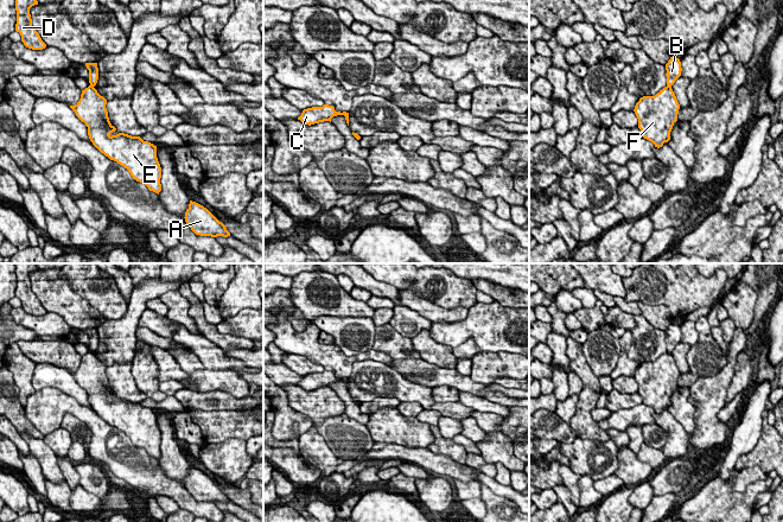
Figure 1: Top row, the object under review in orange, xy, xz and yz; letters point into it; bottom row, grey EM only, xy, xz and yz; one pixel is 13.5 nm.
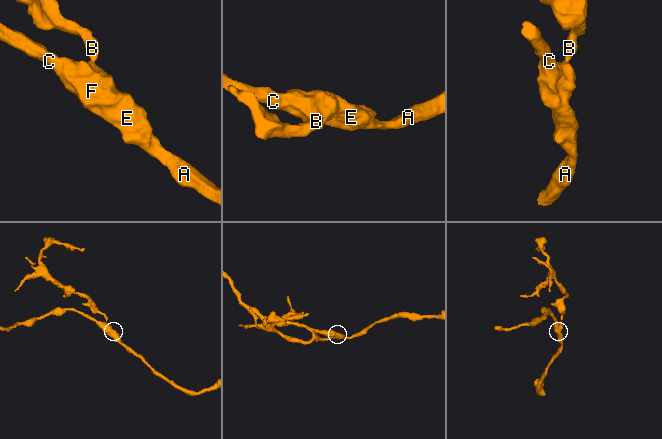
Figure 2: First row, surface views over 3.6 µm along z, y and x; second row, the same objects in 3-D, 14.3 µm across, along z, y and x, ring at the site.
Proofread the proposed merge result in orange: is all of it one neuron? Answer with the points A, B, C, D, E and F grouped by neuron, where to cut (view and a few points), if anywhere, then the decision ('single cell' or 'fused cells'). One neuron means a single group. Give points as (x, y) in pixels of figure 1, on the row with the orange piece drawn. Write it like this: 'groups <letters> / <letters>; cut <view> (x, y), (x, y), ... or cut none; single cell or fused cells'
groups A C E F / B D; cut yz (667, 86), (670, 88); fused cells

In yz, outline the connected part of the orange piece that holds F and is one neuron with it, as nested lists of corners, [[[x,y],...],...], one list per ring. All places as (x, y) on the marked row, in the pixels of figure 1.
[[[666,87],[655,96],[643,96],[635,106],[642,136],[660,148],[670,140],[677,121],[680,104],[671,88]]]

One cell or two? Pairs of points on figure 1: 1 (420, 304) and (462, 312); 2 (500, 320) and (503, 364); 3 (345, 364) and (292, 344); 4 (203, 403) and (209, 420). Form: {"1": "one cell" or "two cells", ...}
{"1": "one cell", "2": "two cells", "3": "one cell", "4": "two cells"}

